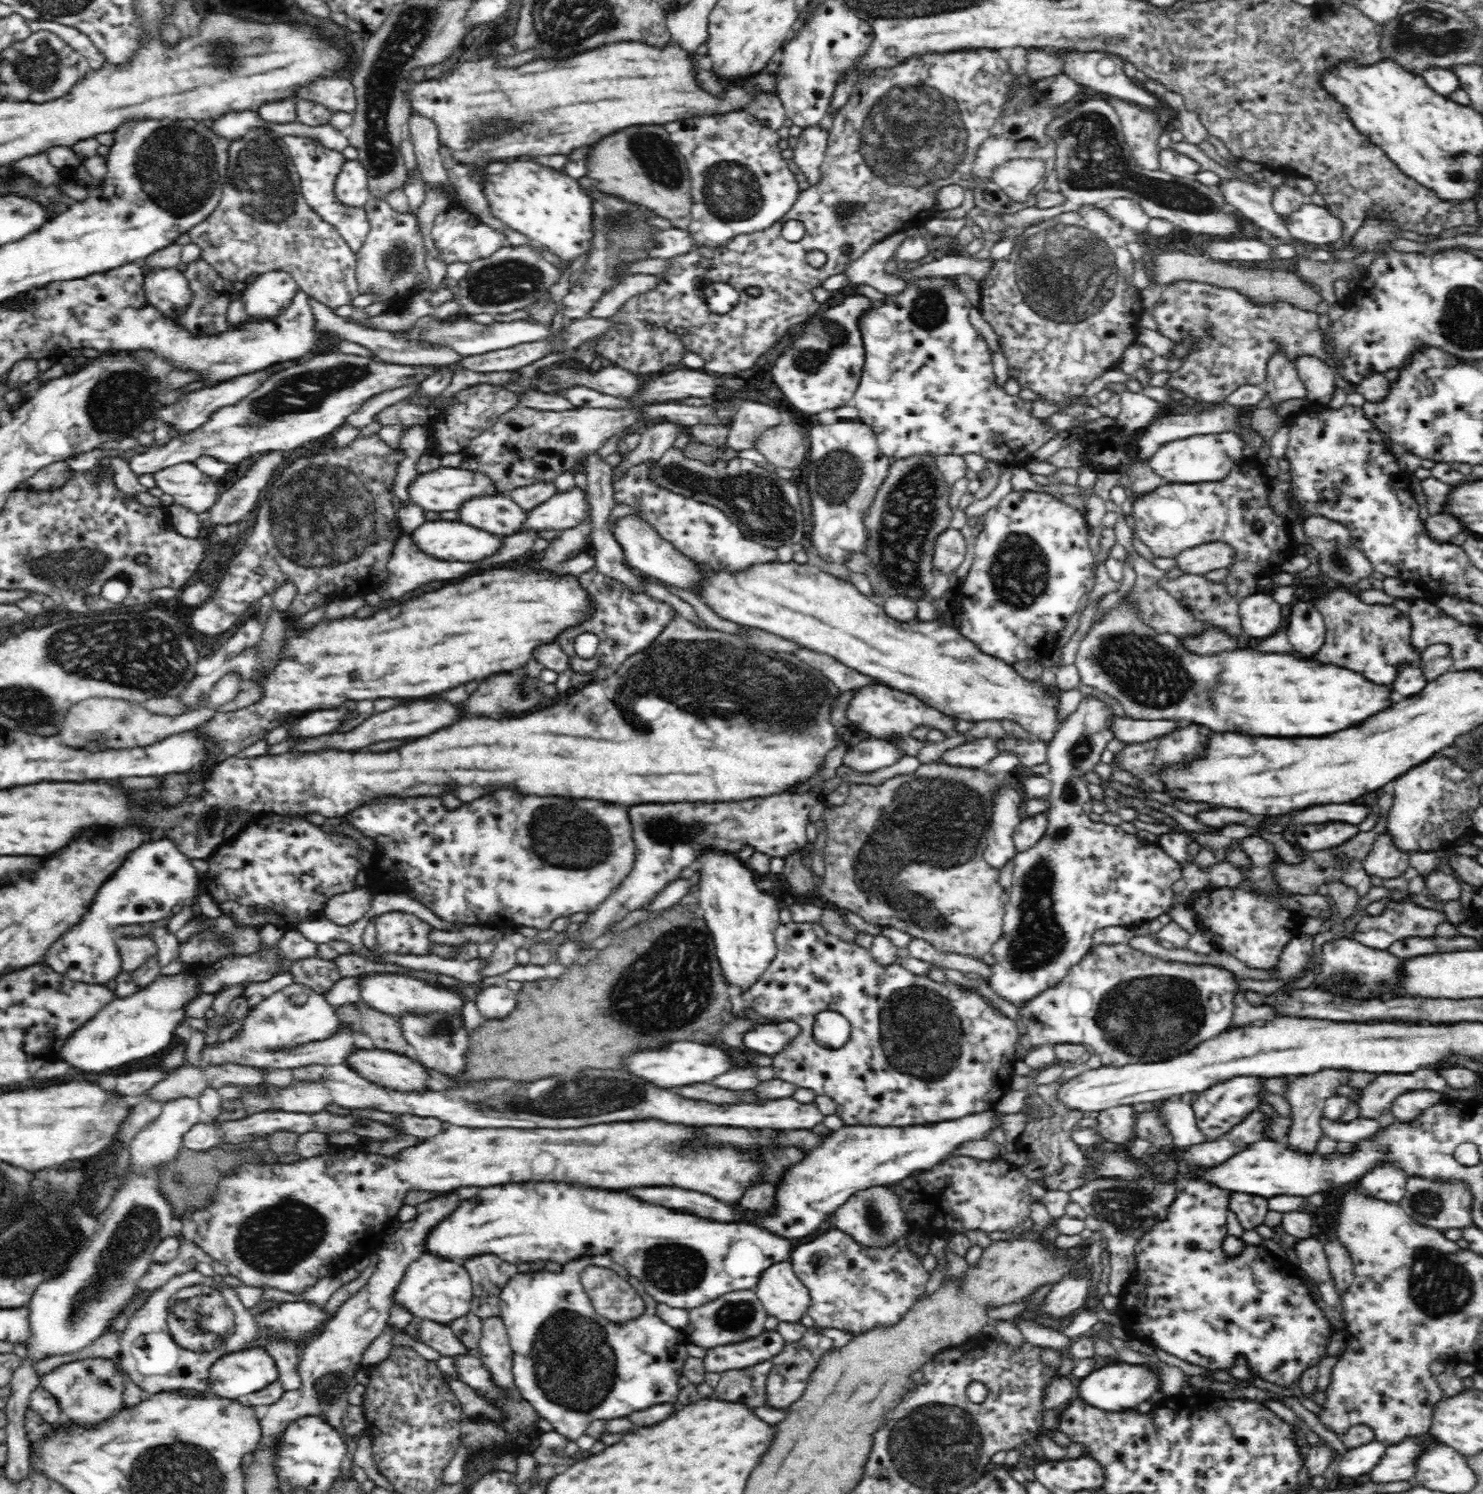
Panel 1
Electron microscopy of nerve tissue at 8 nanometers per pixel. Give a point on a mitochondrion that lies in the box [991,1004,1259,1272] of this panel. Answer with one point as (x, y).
(1125, 1207)

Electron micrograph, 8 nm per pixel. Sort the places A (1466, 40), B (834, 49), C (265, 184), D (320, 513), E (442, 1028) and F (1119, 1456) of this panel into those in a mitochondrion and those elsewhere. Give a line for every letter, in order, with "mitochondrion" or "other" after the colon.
A: mitochondrion
B: other
C: mitochondrion
D: mitochondrion
E: mitochondrion
F: other

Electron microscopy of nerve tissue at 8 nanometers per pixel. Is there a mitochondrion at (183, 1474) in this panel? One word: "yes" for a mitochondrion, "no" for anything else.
yes

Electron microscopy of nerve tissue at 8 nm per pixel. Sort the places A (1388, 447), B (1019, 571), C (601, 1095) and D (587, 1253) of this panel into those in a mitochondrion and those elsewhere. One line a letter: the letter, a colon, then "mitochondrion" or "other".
A: other
B: mitochondrion
C: mitochondrion
D: other

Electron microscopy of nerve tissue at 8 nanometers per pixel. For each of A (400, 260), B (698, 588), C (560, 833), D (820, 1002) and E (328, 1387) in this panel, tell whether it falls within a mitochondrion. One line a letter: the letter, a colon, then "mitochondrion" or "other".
A: mitochondrion
B: other
C: mitochondrion
D: other
E: mitochondrion

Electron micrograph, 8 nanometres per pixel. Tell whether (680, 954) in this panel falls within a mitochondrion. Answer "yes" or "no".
yes

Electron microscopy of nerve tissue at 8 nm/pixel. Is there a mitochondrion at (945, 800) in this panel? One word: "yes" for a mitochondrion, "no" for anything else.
yes

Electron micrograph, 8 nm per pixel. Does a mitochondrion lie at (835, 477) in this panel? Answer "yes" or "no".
yes

